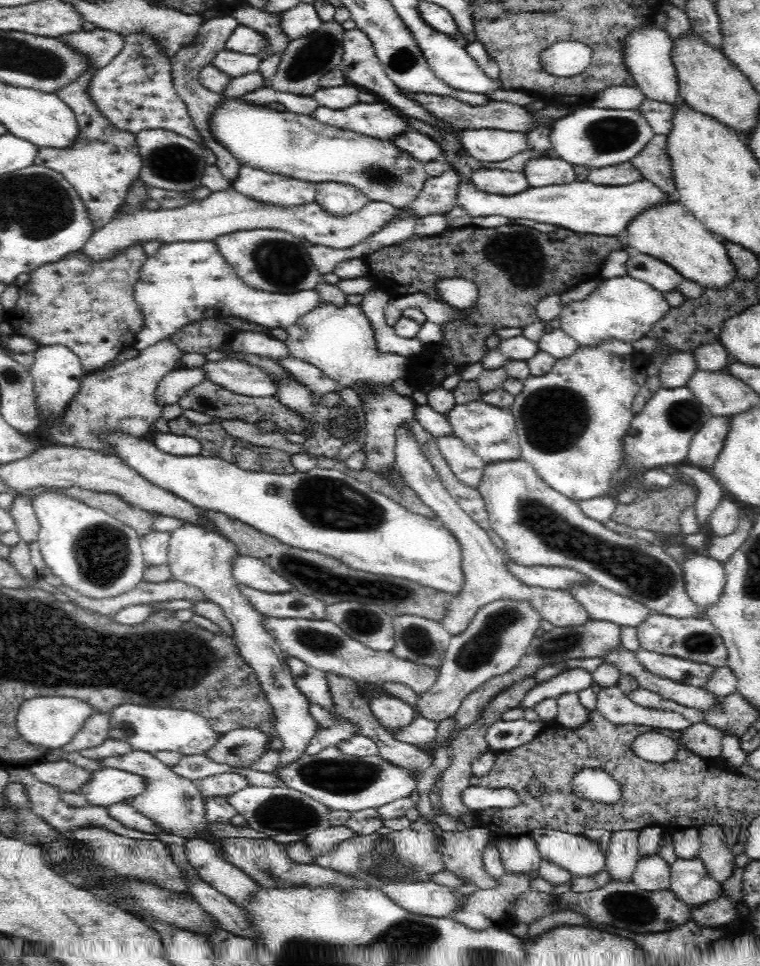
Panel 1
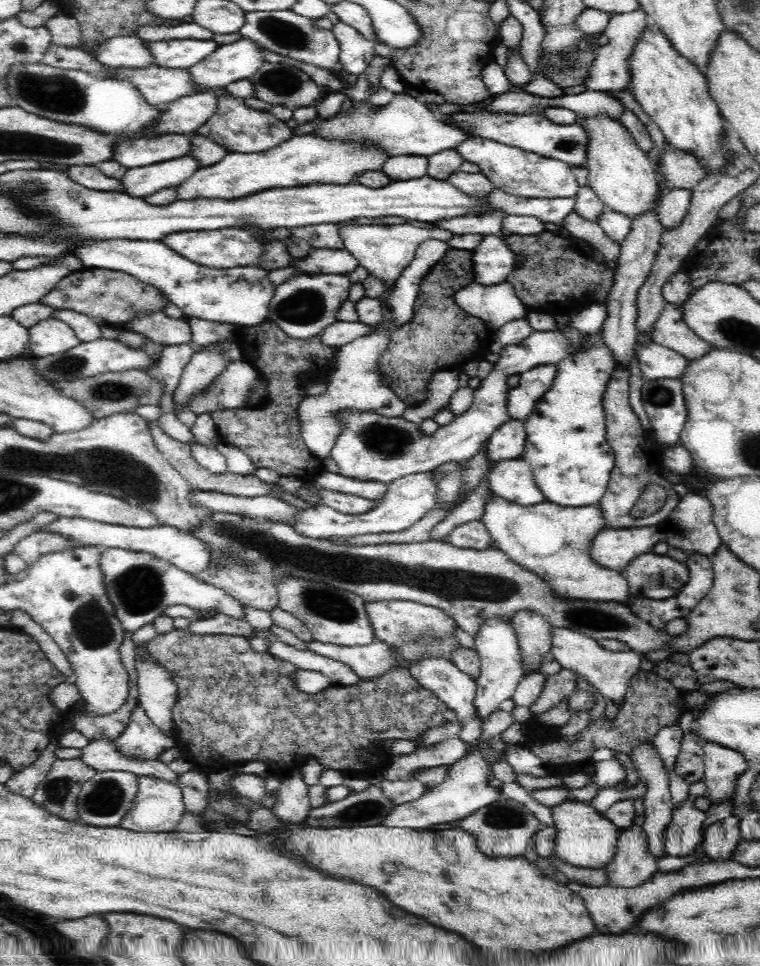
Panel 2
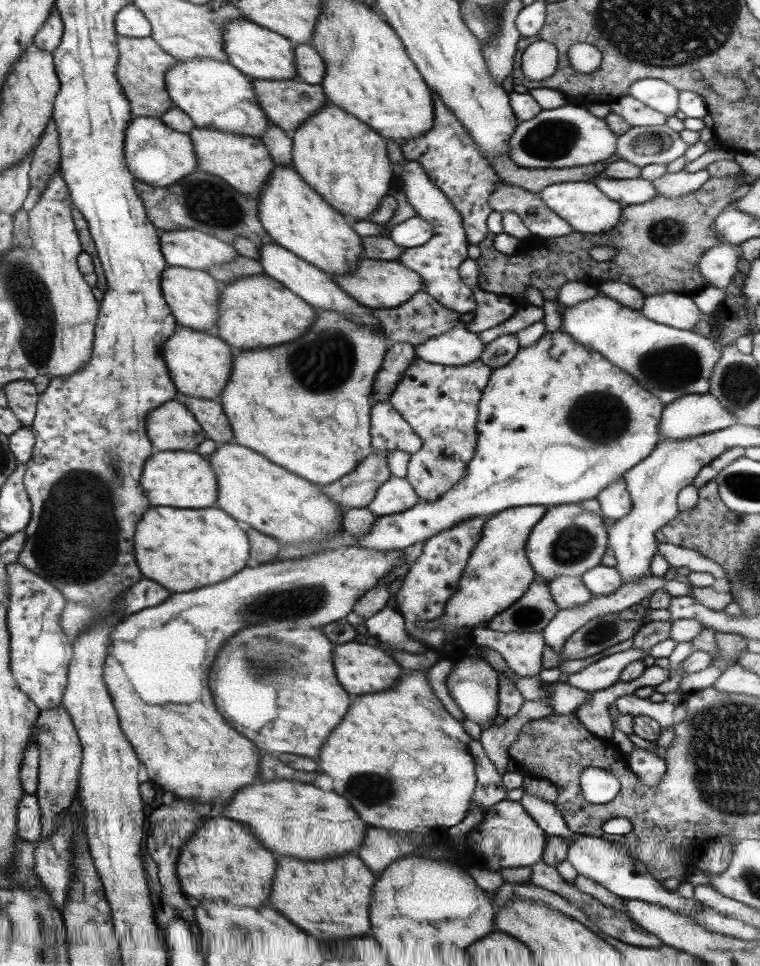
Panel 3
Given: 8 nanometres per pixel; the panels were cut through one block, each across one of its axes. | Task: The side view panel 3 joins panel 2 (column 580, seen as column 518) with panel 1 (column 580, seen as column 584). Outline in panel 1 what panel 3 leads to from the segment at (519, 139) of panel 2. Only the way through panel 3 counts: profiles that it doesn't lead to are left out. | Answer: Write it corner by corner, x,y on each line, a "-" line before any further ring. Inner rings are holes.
583,107
560,117
551,128
552,150
558,158
573,166
590,169
618,166
631,162
656,133
638,110

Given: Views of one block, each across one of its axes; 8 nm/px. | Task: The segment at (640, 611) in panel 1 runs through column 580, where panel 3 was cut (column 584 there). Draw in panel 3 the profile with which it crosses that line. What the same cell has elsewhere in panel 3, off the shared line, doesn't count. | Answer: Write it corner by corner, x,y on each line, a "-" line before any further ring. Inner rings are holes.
558,576
547,585
553,602
559,609
581,606
594,597
586,590
579,576

